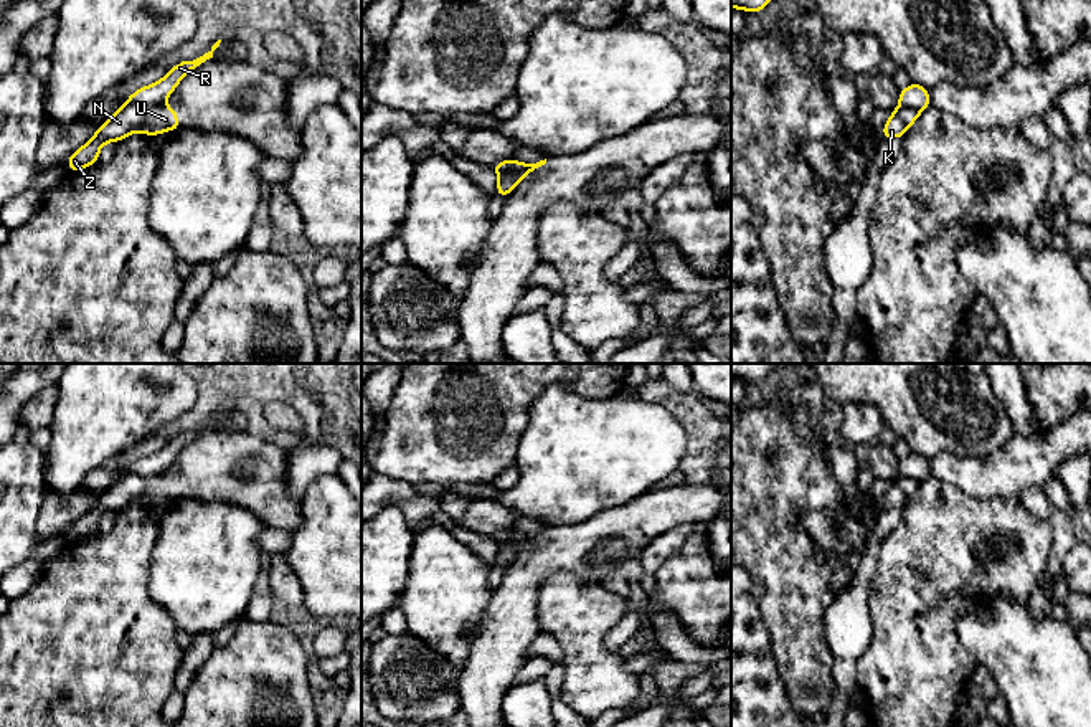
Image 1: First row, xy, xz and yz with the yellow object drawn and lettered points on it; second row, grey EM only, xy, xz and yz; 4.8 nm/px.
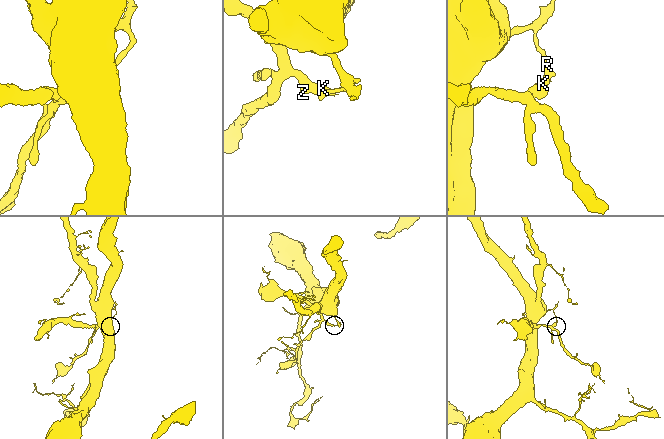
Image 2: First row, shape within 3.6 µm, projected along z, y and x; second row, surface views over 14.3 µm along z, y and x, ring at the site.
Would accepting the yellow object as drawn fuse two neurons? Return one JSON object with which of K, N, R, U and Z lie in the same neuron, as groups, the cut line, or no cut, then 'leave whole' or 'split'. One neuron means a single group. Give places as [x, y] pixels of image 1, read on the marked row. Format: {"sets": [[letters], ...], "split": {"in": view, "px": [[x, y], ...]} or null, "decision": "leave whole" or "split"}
{"sets": [["K", "N", "U", "Z"], ["R"]], "split": {"in": "xy", "px": [[126, 101], [141, 106], [162, 103]]}, "decision": "split"}

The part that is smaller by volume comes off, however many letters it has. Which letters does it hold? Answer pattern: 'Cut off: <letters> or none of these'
Cut off: K, N, U, Z

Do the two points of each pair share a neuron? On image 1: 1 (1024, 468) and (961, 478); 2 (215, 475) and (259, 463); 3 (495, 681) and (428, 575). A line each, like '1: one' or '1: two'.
1: one
2: one
3: two

